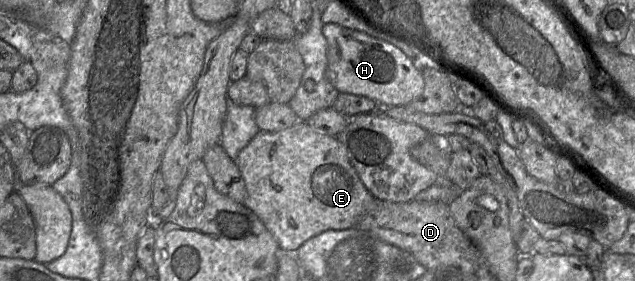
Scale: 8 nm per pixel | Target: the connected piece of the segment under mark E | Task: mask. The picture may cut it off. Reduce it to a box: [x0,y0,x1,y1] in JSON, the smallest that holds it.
[235,121,377,252]

